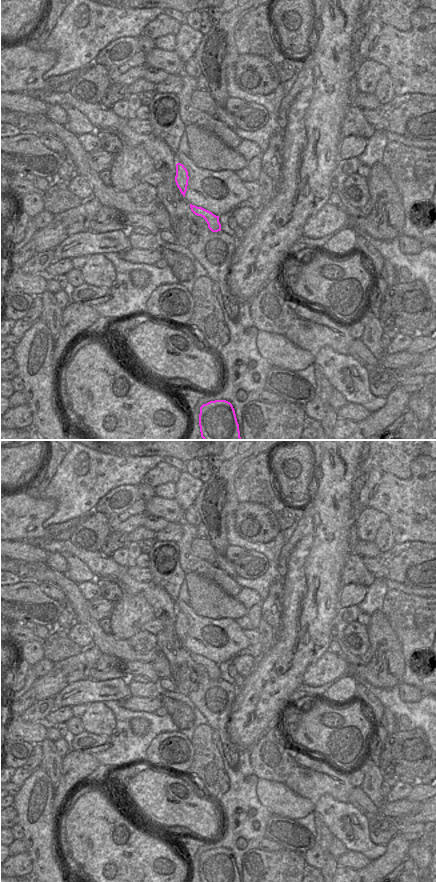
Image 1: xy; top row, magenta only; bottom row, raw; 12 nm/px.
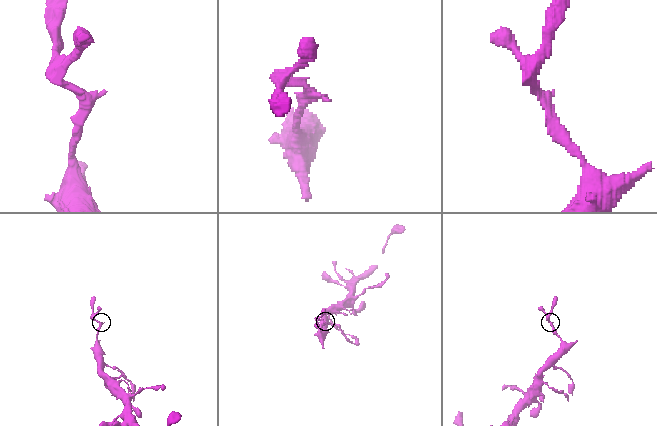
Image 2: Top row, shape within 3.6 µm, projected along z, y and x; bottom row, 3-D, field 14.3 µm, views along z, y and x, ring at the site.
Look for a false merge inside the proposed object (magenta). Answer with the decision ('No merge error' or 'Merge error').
No merge error

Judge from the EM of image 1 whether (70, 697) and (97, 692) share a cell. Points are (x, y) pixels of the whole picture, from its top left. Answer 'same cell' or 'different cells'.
same cell

